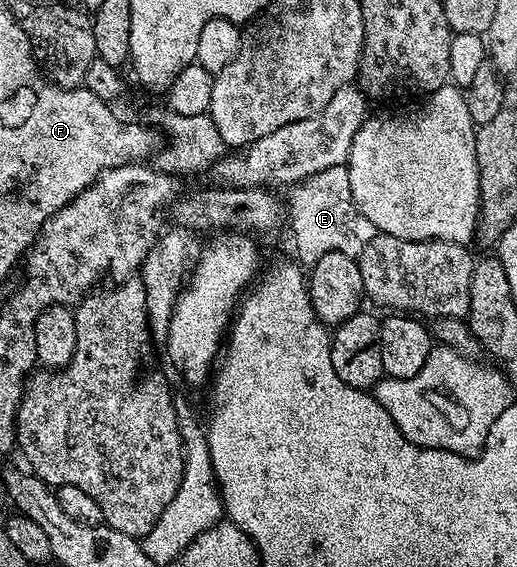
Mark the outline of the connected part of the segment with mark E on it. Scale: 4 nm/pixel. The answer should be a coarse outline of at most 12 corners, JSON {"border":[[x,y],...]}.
{"border":[[346,165],[304,178],[295,226],[307,268],[358,256],[376,228],[353,200]]}

